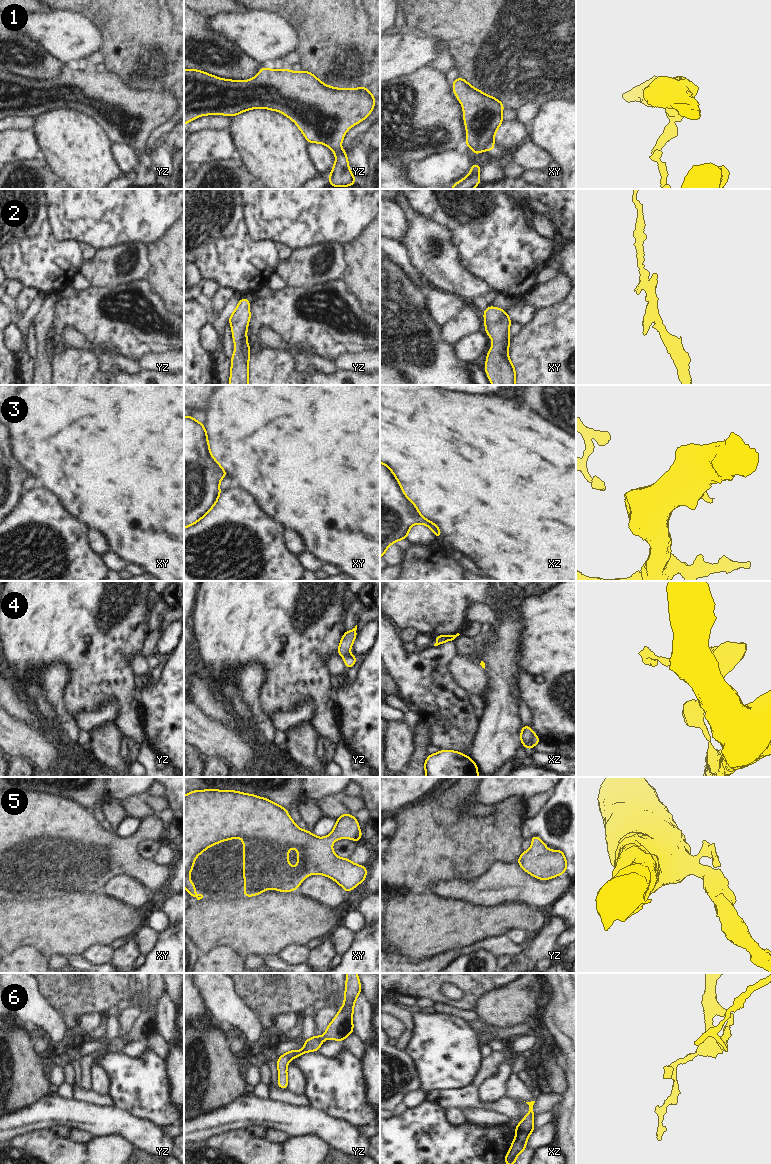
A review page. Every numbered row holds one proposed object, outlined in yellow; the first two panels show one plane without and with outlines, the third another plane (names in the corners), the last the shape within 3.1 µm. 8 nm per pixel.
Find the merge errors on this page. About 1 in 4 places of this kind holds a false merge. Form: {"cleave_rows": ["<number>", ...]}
{"cleave_rows": ["4"]}

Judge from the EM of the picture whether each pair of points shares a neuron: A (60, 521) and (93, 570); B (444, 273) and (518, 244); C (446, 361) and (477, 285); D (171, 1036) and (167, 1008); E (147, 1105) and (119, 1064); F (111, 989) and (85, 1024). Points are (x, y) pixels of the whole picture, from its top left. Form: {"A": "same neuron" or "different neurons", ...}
{"A": "same neuron", "B": "different neurons", "C": "different neurons", "D": "same neuron", "E": "same neuron", "F": "different neurons"}

